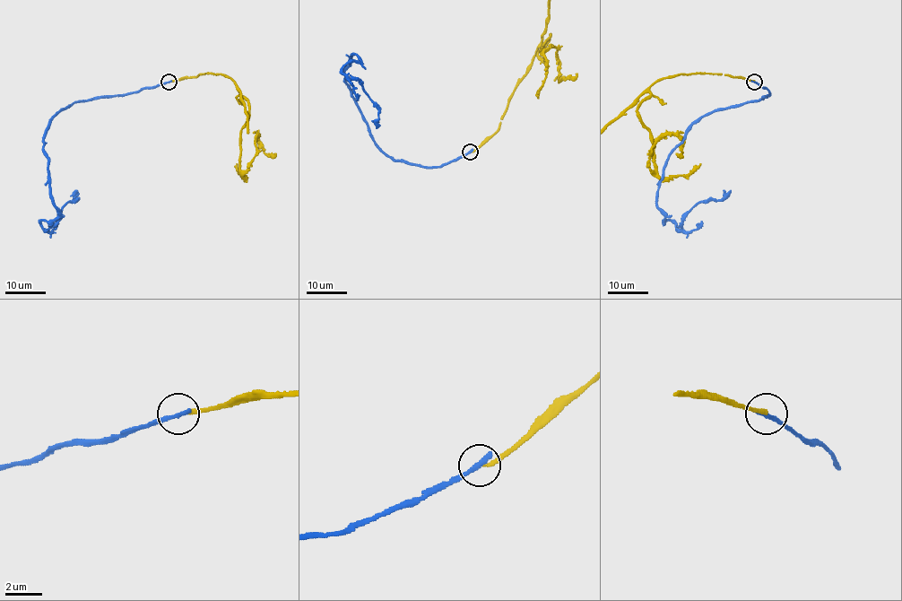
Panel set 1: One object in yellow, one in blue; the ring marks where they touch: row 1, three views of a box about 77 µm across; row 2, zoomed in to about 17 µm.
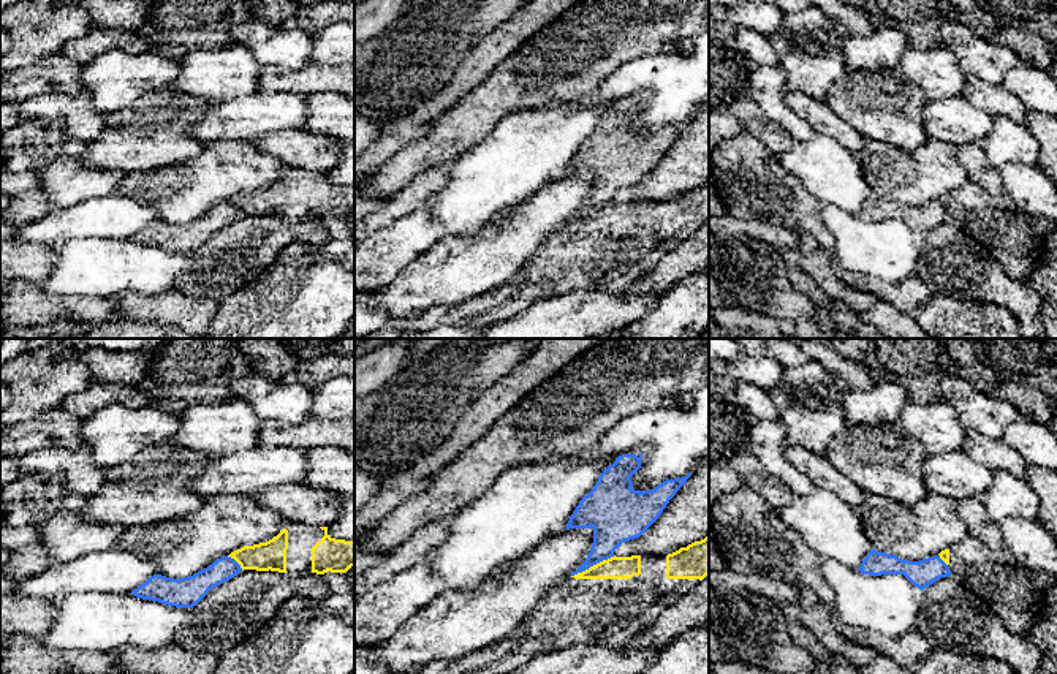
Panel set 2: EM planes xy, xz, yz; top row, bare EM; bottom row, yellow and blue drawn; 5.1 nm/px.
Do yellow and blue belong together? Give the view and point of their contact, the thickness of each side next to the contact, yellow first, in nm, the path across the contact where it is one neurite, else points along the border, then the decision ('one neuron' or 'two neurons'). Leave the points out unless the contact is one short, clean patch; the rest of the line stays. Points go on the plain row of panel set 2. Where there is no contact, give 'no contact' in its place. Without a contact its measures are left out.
meets yellow in xz at (594, 211); 110 nm thick on the yellow side, 240 nm on the other; border along xz (614, 201), (570, 222); two neurons

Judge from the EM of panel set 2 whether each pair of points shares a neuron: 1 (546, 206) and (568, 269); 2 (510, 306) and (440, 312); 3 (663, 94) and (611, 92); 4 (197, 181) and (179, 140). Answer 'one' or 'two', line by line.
1: two
2: one
3: one
4: two

